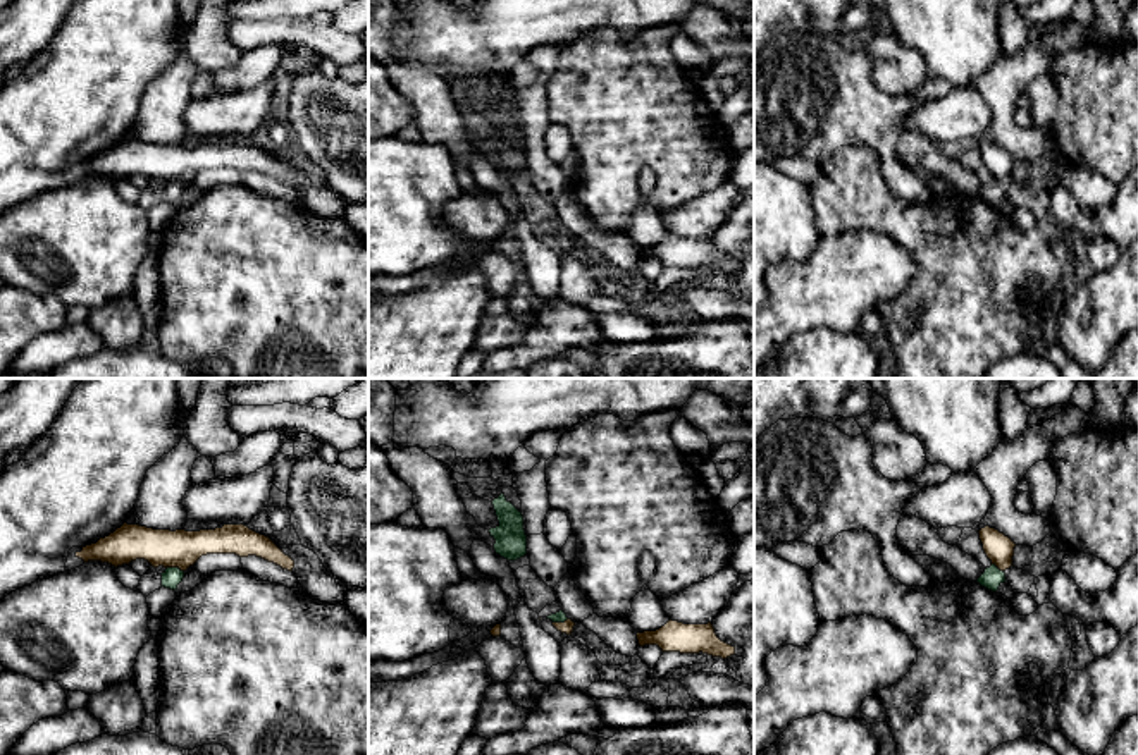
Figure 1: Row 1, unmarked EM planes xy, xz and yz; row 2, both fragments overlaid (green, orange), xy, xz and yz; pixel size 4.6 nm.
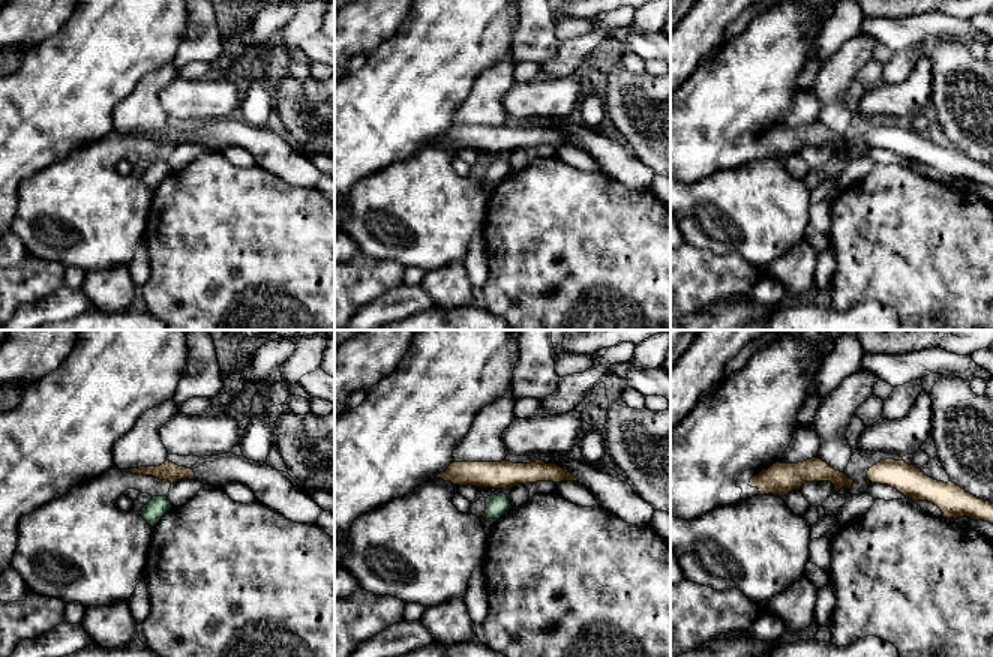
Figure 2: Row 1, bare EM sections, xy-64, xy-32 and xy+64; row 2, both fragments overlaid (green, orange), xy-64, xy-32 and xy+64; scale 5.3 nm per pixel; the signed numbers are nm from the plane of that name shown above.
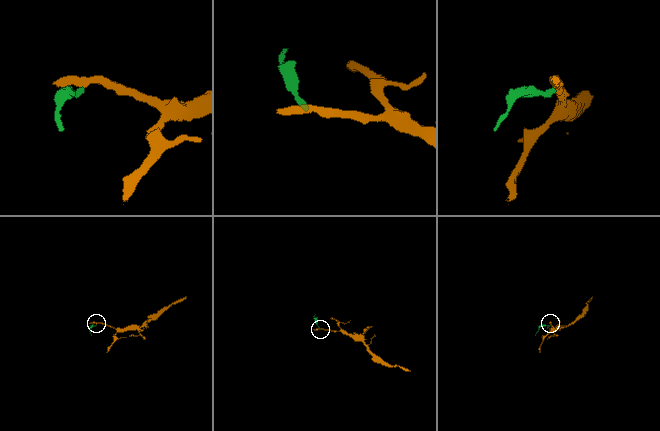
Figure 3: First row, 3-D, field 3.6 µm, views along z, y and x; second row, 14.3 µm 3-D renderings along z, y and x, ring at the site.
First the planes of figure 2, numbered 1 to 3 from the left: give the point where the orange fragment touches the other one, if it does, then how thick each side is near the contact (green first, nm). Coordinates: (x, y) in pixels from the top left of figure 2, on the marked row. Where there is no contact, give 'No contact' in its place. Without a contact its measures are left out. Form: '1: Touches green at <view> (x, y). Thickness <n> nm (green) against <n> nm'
1: No contact
2: No contact
3: No contact

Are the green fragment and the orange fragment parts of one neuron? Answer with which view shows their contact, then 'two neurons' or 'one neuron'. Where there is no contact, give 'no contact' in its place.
xy | two neurons

